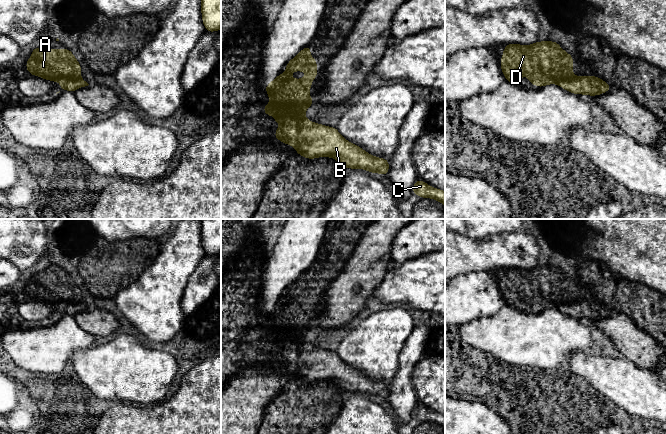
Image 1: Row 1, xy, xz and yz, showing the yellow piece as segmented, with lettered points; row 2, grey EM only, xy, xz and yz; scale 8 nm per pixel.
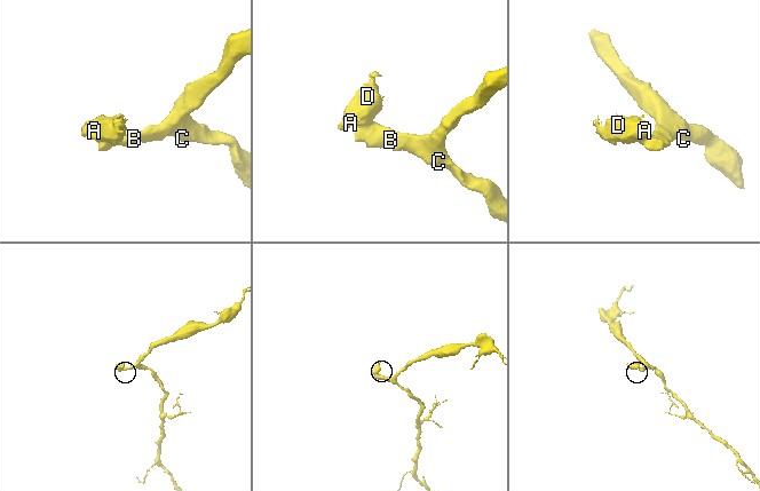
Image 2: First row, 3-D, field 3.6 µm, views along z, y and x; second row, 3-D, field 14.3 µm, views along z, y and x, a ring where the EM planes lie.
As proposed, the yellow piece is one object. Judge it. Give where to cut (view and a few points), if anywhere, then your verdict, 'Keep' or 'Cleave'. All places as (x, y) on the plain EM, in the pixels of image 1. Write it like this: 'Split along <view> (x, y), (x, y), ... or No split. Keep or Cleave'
Split along xz (303, 340), (288, 339), (280, 347). Cleave

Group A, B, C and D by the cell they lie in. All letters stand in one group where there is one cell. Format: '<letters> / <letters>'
A D / B C

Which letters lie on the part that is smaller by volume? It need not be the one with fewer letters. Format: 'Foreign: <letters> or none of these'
Foreign: A, D

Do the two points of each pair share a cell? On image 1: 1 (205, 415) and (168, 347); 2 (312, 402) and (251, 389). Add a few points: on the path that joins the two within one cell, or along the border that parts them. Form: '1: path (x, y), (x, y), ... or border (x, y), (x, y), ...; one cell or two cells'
1: border (206, 359), (195, 364), (186, 373); two cells
2: border (284, 380), (281, 390), (265, 408); two cells

